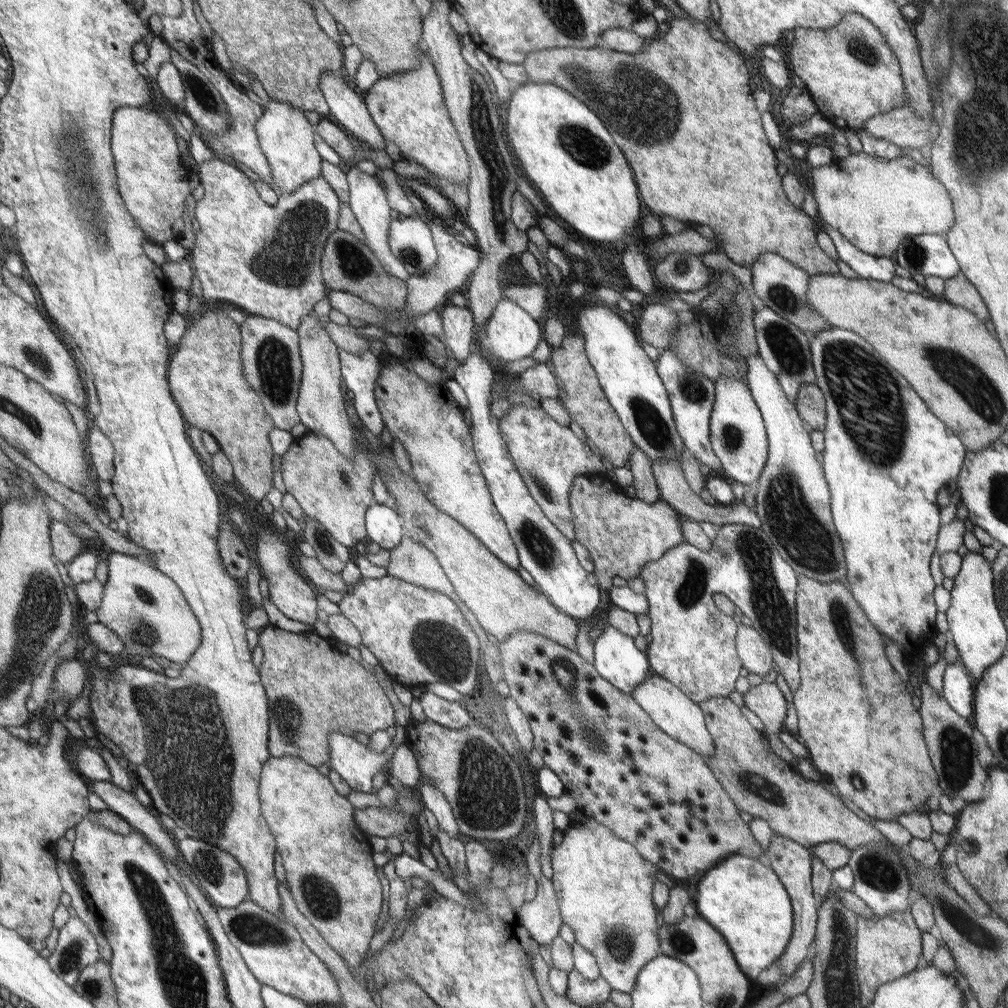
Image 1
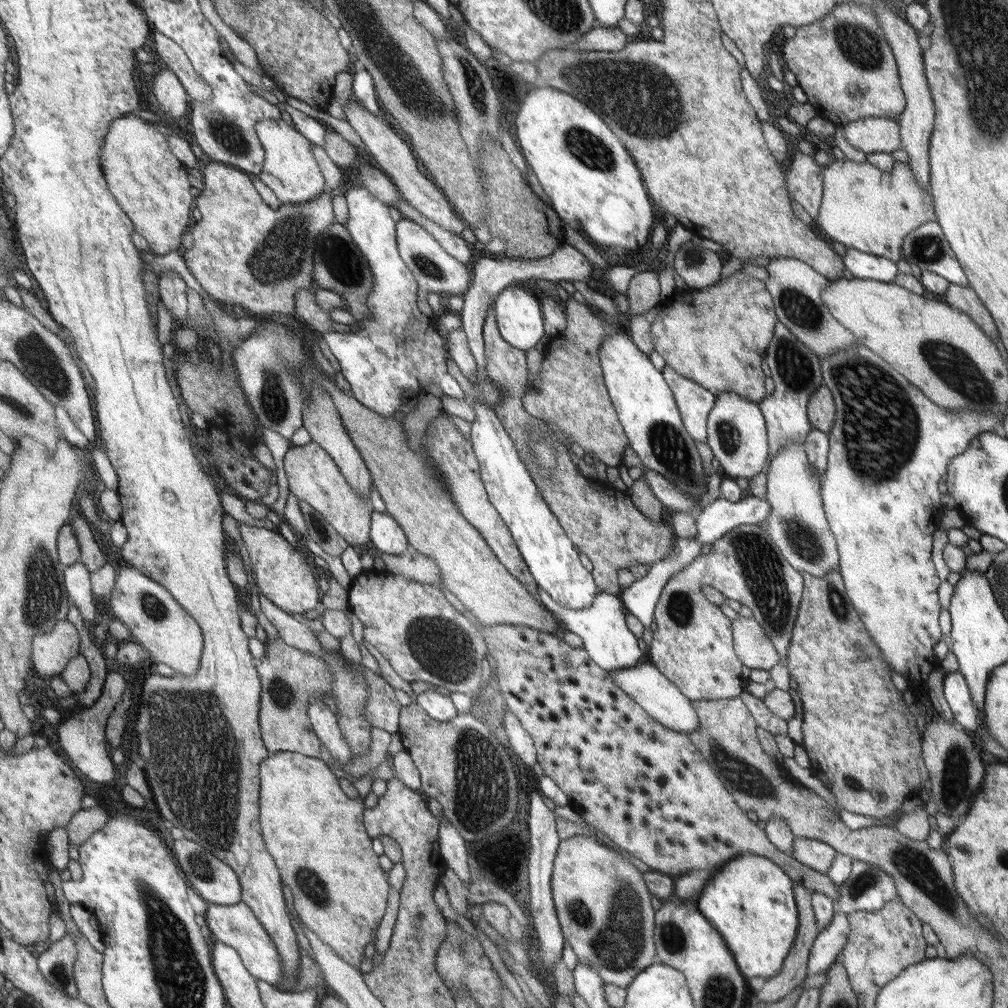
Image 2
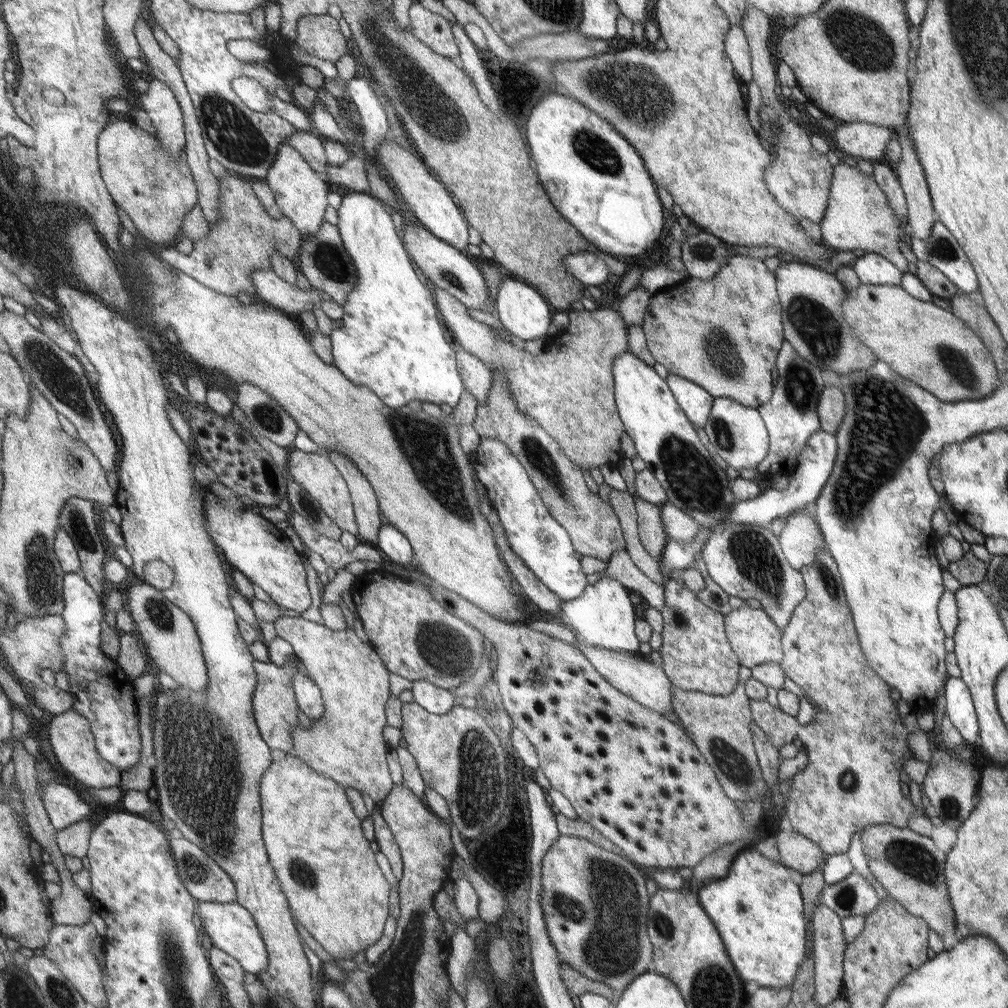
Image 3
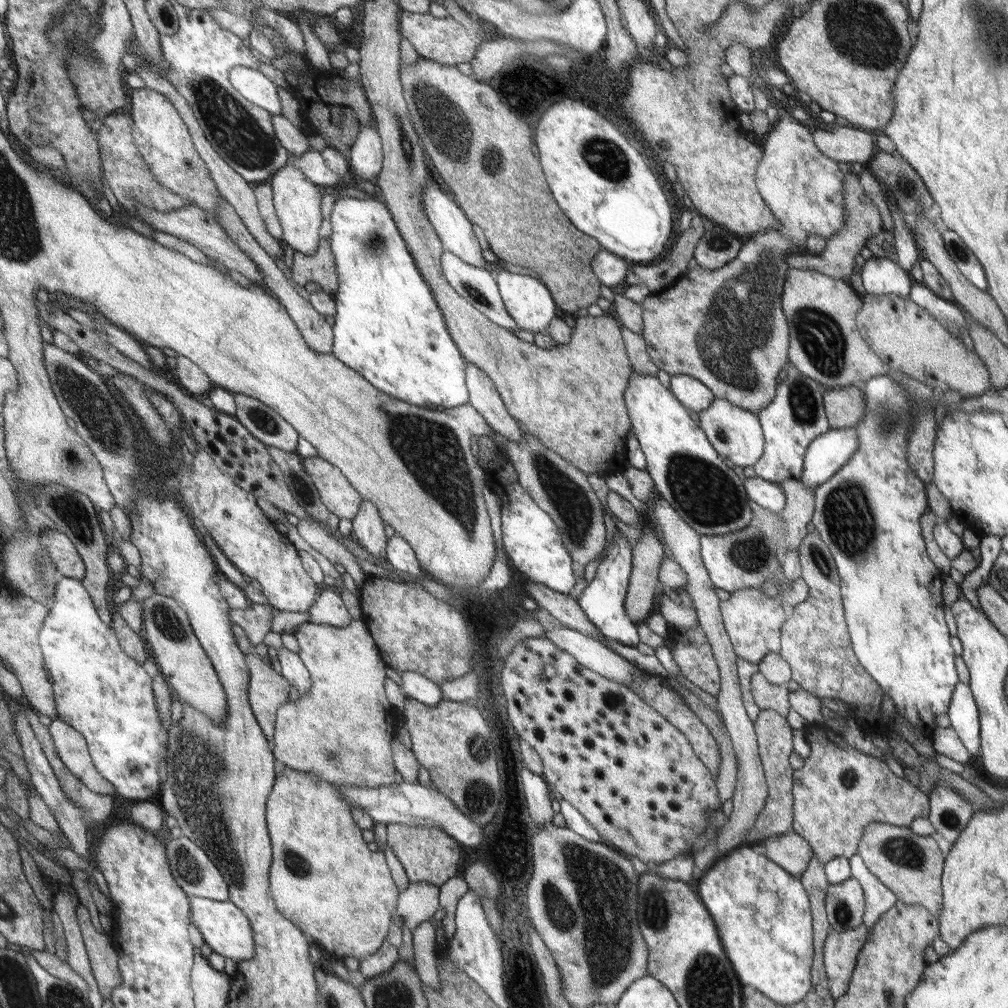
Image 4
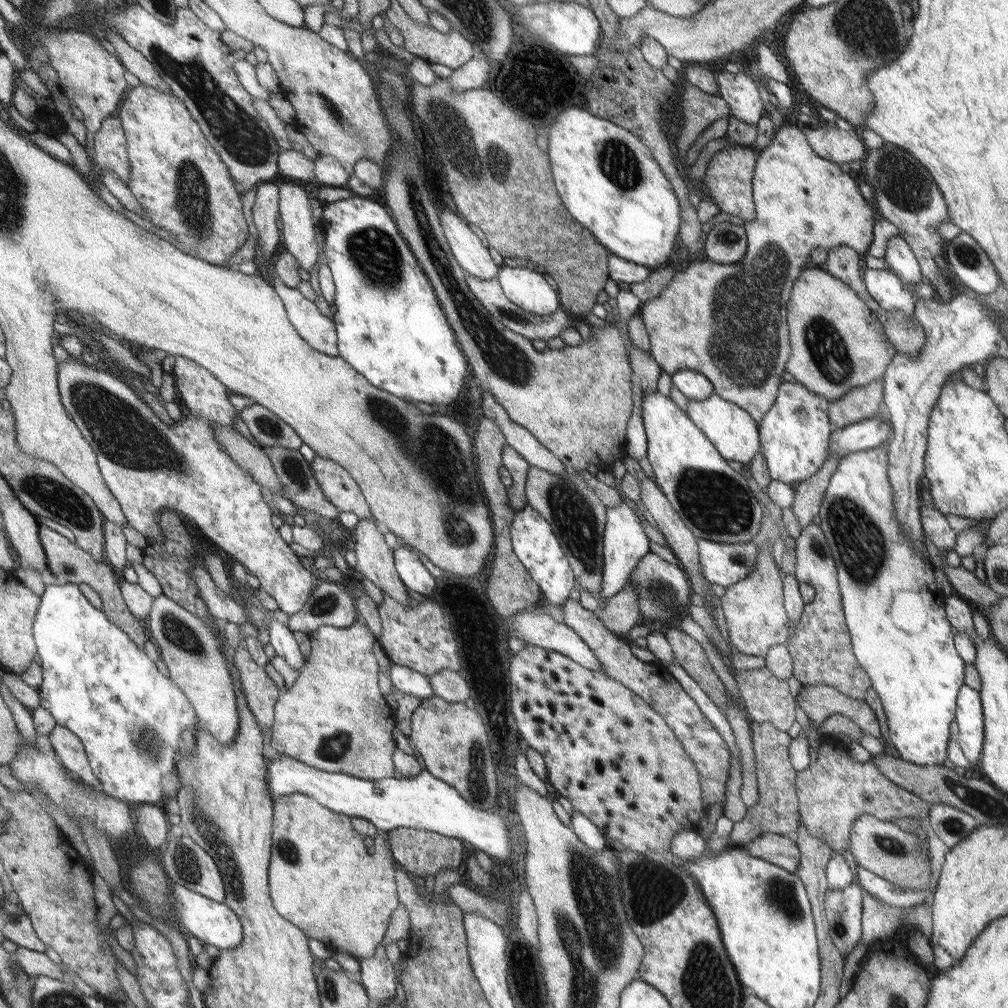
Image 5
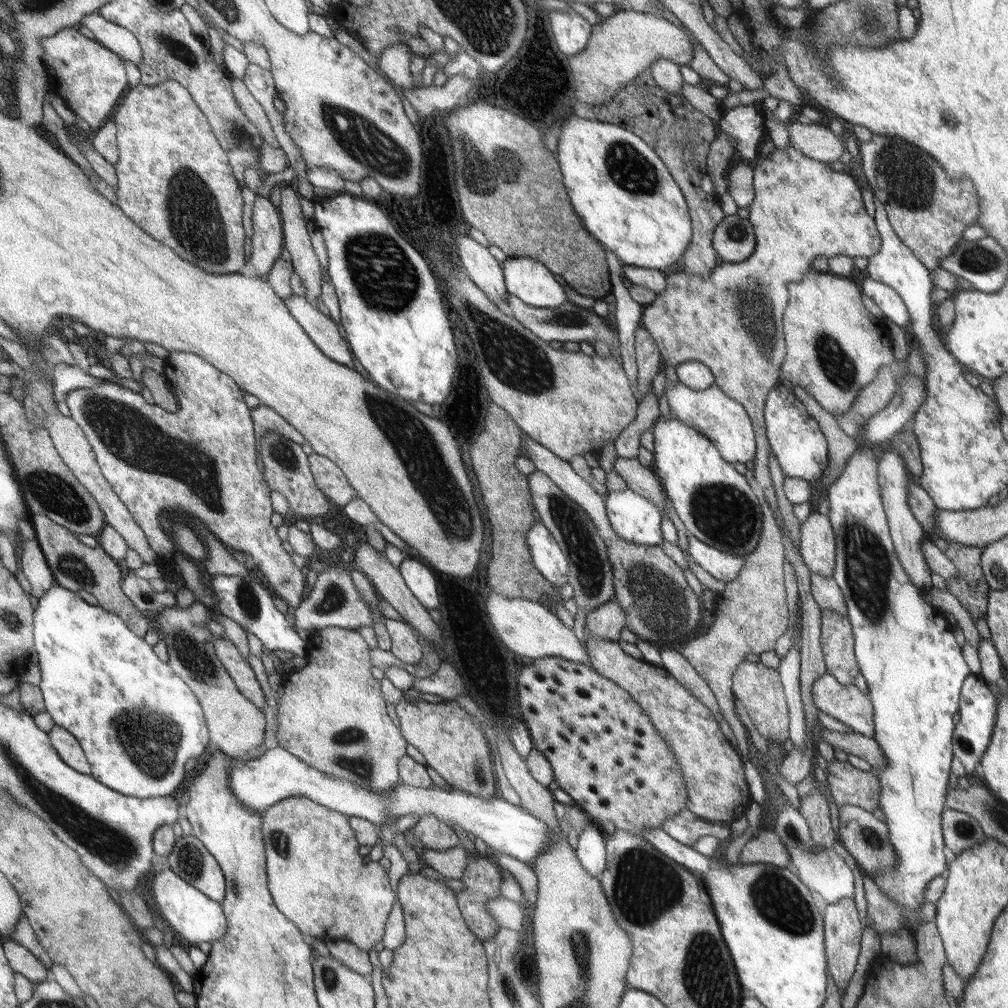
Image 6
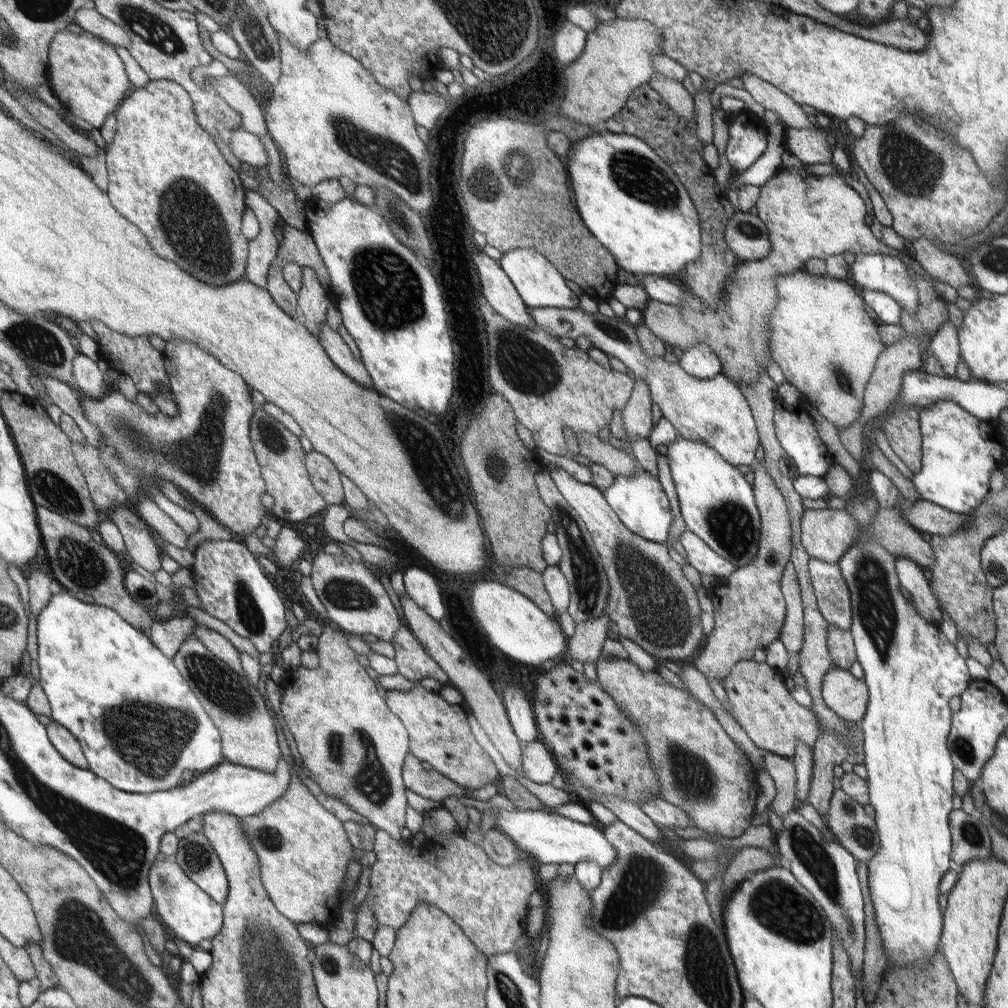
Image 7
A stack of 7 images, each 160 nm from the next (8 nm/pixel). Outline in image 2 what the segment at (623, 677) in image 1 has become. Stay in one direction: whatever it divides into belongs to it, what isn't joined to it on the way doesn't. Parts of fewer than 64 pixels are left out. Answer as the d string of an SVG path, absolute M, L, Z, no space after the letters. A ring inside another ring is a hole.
M536 588L536 595L547 610L559 620L561 628L576 634L583 641L583 649L586 649L590 659L599 668L609 673L639 664L639 658L643 656L643 653L637 647L637 638L634 633L627 628L625 608L622 607L622 601L619 600L618 595L598 592L589 608L580 608L579 610L559 606L542 588Z

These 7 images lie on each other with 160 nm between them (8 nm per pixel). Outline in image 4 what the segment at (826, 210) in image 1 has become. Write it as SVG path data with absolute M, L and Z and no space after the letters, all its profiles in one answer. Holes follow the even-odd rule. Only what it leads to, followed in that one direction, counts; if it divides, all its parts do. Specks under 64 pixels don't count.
M847 171L845 180L842 182L842 199L844 208L844 225L838 233L828 236L824 240L823 250L817 256L795 256L790 251L783 260L789 269L807 269L817 271L841 280L848 280L851 273L851 262L864 242L882 231L881 218L875 204L865 195L863 188L859 185L858 175Z

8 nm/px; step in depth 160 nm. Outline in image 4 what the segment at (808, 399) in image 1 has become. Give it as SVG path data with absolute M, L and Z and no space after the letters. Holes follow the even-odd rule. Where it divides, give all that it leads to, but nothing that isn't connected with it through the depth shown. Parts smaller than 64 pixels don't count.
M858 384L825 389L822 394L830 429L854 428L862 417L863 399Z

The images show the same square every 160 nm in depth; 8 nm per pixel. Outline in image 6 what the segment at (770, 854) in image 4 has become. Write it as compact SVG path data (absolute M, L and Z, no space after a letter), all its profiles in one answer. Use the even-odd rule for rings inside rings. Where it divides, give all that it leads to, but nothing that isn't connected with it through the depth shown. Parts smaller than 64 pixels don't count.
M759 829L755 838L750 839L740 851L738 864L769 863L781 868L785 867L789 860L789 853L777 838L777 834L769 830Z

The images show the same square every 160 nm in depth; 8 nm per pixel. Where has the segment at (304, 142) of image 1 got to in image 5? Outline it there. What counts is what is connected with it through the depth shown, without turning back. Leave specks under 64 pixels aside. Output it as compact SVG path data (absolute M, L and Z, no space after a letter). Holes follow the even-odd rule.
M291 182L279 183L279 220L282 220L283 251L291 253L298 260L300 268L311 273L311 266L317 260L317 242L313 232L313 220L311 220L311 208L309 208L309 196L305 190Z

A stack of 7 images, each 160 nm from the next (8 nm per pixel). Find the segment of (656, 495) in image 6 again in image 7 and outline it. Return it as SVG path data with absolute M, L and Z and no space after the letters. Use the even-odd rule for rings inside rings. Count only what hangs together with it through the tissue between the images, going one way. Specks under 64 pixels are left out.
M581 433L576 436L577 446L582 457L595 464L604 466L614 476L634 476L636 474L636 460L631 454L603 443L597 435Z

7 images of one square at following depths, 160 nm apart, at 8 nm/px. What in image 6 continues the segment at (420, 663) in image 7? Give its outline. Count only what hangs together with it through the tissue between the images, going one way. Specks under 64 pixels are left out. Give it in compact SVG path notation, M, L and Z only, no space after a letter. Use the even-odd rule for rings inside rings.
M386 618L384 620L385 628L390 636L390 651L395 658L407 664L417 664L422 657L421 647L423 644L417 640L419 632L410 624L402 620L393 620Z

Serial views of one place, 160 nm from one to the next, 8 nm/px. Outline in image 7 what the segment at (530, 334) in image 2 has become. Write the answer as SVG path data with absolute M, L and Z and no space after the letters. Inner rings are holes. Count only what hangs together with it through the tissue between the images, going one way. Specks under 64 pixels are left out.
M531 248L511 250L501 256L499 264L522 298L523 304L528 308L569 308L573 310L578 307L578 297L567 288L567 280L542 253Z

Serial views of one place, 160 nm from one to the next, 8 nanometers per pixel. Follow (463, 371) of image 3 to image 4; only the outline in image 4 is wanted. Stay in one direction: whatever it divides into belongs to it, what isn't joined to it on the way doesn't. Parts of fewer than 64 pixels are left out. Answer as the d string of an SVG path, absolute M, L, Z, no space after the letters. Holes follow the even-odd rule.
M467 362L466 385L467 392L470 392L470 405L483 417L487 427L503 436L505 440L521 441L522 428L507 412L494 381L469 362Z

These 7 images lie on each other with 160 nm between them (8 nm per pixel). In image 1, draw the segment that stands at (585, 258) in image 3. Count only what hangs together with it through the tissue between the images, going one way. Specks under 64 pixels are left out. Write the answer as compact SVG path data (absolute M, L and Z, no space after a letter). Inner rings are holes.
M474 341L470 346L469 357L451 374L451 379L466 393L473 449L490 495L493 497L493 503L506 523L511 540L514 541L520 567L531 576L536 586L547 596L551 604L555 605L555 608L567 612L567 616L575 620L589 618L599 604L597 582L594 581L592 574L581 570L571 550L571 542L543 516L542 509L535 504L522 477L514 467L514 461L511 460L502 434L499 433L499 419L490 412L490 404L493 400L489 392L489 384L497 379L497 370L481 357L479 347Z

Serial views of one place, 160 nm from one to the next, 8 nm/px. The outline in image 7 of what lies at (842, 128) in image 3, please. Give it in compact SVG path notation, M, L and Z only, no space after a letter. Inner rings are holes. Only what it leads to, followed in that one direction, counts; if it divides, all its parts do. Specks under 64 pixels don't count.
M786 127L783 132L785 150L803 164L827 164L831 161L831 148L823 133L815 129Z

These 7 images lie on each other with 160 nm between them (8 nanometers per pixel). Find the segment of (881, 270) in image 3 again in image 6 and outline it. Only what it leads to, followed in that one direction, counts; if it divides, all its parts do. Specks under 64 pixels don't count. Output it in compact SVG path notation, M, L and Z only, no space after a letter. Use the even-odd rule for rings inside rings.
M865 277L861 282L861 290L871 302L881 309L884 318L900 328L906 328L910 316L907 314L906 304L903 304L897 290L881 284L881 281L876 281L871 277Z

